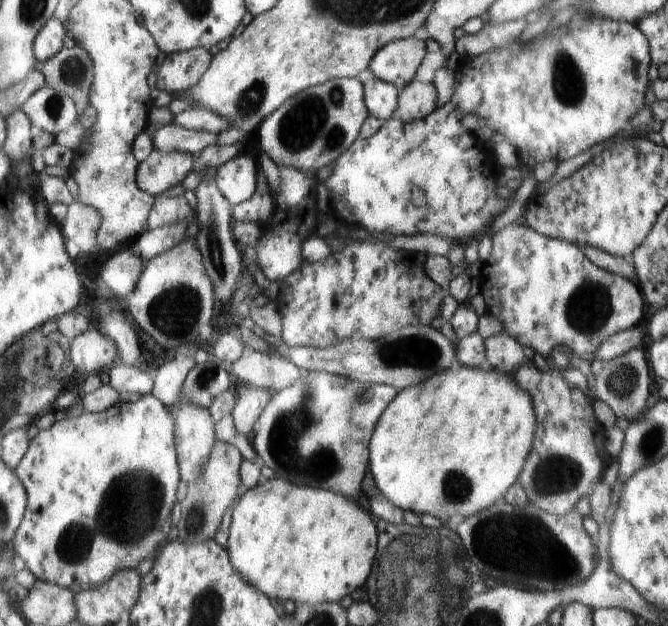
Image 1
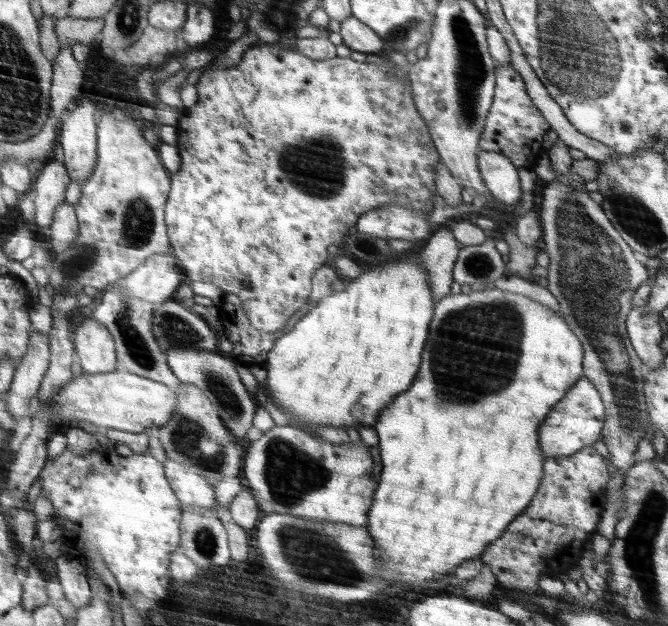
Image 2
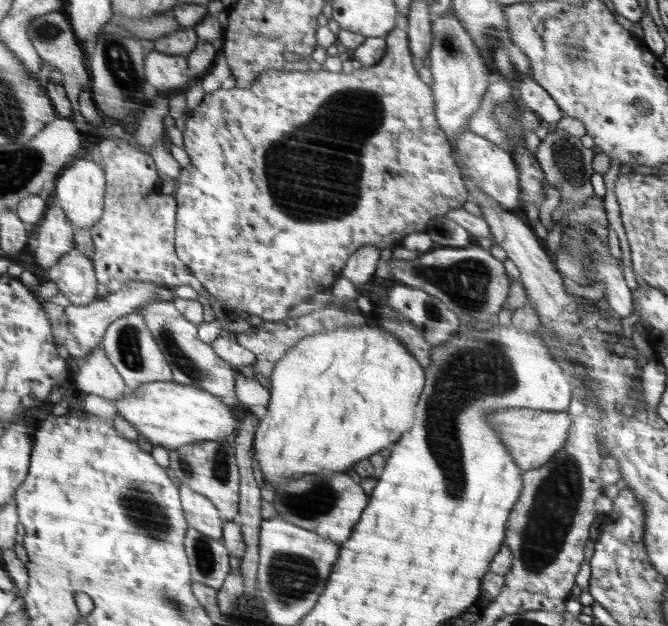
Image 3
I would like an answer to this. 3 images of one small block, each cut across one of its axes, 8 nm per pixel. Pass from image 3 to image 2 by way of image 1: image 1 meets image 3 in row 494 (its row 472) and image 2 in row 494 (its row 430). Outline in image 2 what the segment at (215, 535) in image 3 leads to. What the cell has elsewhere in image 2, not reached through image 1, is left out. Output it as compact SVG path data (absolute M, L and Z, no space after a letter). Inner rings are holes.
M166 458L165 469L170 486L177 493L183 507L214 508L214 488L199 474L168 458Z

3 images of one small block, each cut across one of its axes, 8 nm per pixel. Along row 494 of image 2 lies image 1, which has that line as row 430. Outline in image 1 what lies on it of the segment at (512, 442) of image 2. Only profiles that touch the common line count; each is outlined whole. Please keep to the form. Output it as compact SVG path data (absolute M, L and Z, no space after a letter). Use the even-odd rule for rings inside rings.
M455 364L439 375L432 375L428 382L424 381L422 384L412 385L401 390L400 394L397 394L396 400L389 406L390 410L386 410L386 414L382 414L382 422L378 422L378 434L374 434L374 442L370 442L370 472L374 474L374 480L388 502L396 504L396 508L400 510L415 512L418 516L430 514L447 523L450 516L455 514L469 517L488 509L496 501L504 499L510 486L517 482L518 474L532 450L536 419L529 394L517 383L514 376L500 373L490 367L473 369Z

